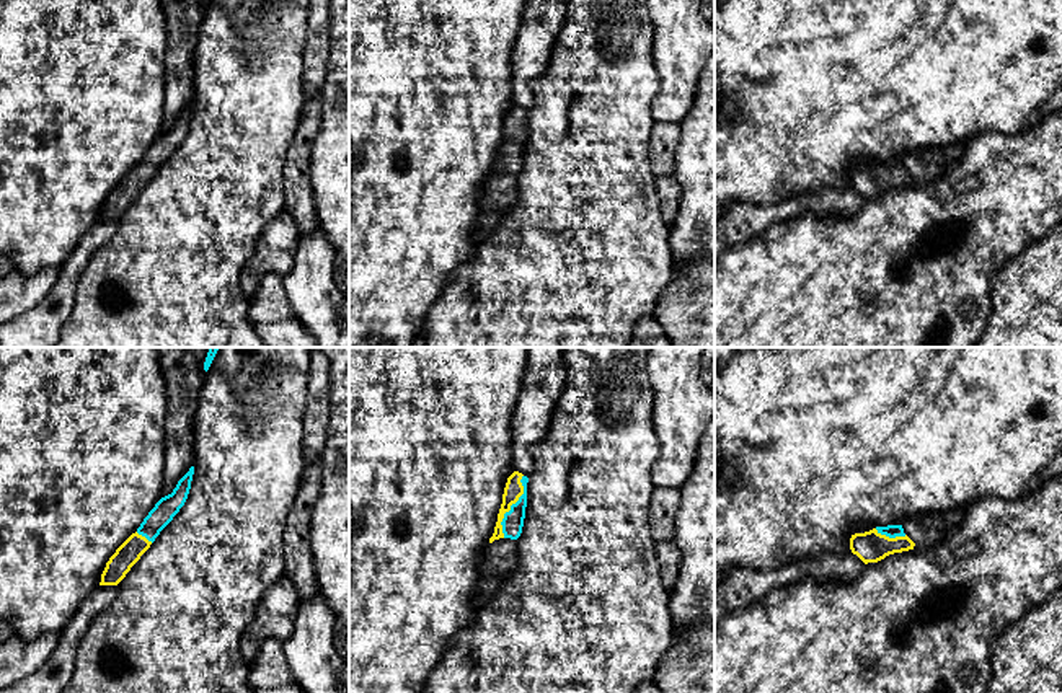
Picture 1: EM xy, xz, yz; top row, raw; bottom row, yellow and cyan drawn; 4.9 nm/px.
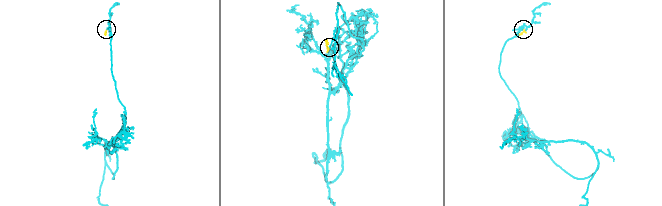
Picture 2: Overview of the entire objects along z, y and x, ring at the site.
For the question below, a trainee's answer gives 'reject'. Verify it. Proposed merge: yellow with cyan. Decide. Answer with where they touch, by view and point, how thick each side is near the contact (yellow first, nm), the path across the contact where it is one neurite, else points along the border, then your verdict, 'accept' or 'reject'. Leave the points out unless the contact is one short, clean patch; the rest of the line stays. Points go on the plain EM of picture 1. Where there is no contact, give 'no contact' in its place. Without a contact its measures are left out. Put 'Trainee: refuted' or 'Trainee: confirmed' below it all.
meets yellow in xz at (511, 139); 90 nm thick on the yellow side, 110 nm on the other; runs through xz (514, 124), (511, 139), (513, 157); accept
Trainee: refuted

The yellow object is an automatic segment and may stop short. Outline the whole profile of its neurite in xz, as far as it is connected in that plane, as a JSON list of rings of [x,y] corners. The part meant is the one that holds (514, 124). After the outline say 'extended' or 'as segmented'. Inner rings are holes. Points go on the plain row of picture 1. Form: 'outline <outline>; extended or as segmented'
outline [[[514,106],[507,113],[498,157],[489,178],[499,173],[517,174],[520,171],[527,142],[527,117],[529,113],[519,106]]]; extended

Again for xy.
outline [[[194,101],[178,116],[171,129],[162,132],[144,153],[135,168],[132,168],[109,192],[101,209],[100,220],[117,220],[140,191],[150,183],[160,166],[173,155],[184,140]]]; extended

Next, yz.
outline [[[902,160],[876,161],[850,173],[850,184],[865,199],[878,197],[889,189],[914,184],[915,178],[904,168]]]; extended

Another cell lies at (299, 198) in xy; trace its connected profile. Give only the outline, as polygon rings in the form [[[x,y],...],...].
[[[321,93],[308,96],[284,163],[284,207],[295,218],[300,235],[307,235],[320,225],[310,166],[312,147],[320,130],[321,113]]]

